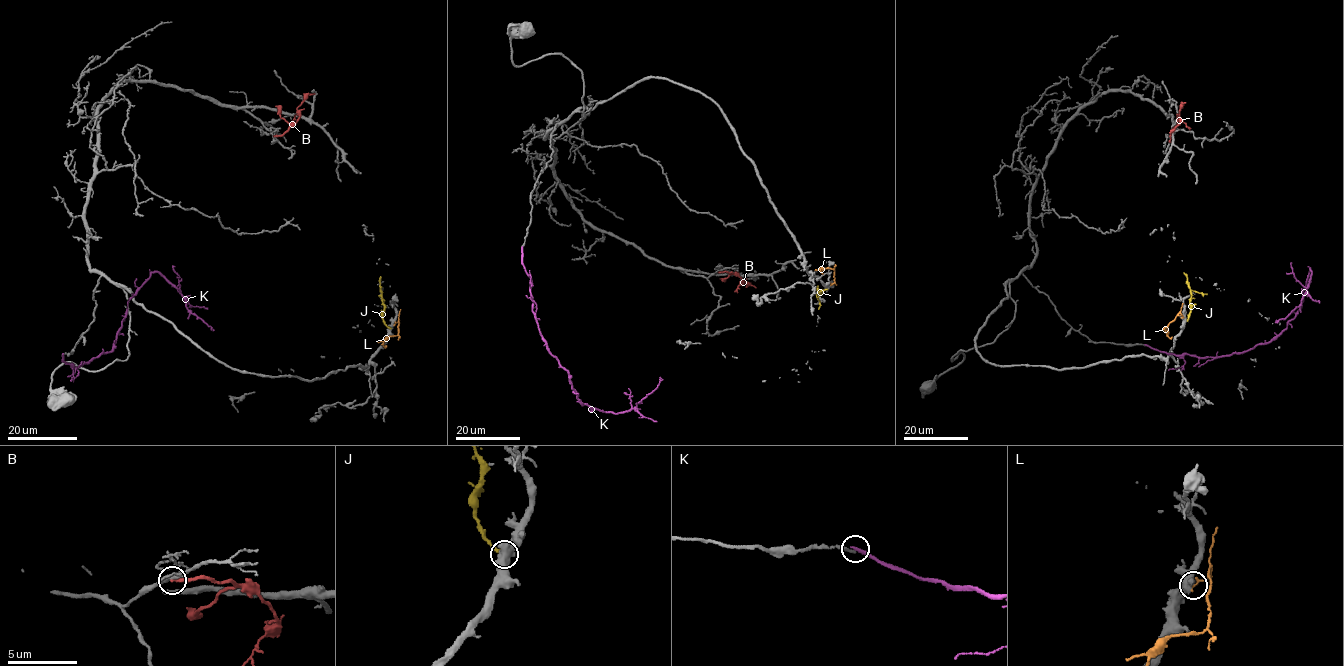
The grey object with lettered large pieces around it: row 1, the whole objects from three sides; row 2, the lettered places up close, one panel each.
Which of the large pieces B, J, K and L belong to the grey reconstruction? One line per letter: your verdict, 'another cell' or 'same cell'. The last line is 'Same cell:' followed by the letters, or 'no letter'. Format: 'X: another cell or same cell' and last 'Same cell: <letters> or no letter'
B: another cell
J: another cell
K: another cell
L: another cell
Same cell: no letter

